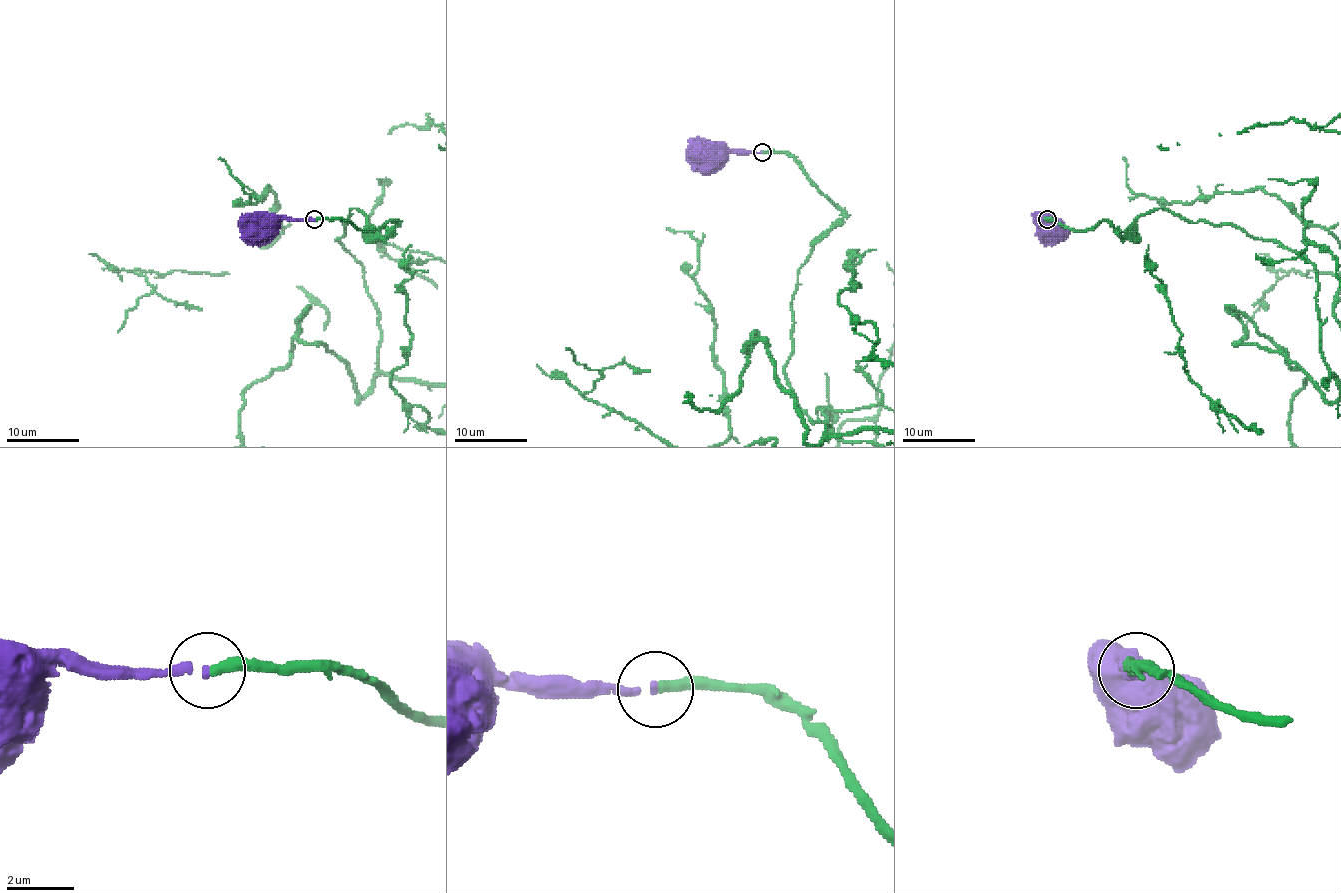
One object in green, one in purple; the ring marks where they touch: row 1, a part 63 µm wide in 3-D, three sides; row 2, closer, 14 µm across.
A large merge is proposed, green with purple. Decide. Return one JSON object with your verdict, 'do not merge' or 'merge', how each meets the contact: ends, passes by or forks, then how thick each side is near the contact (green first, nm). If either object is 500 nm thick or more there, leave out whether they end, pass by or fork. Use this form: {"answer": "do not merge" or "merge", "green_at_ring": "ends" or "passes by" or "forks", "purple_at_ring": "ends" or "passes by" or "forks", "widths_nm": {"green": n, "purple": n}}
{"answer": "merge", "green_at_ring": "ends", "purple_at_ring": "ends", "widths_nm": {"green": 340, "purple": 240}}

